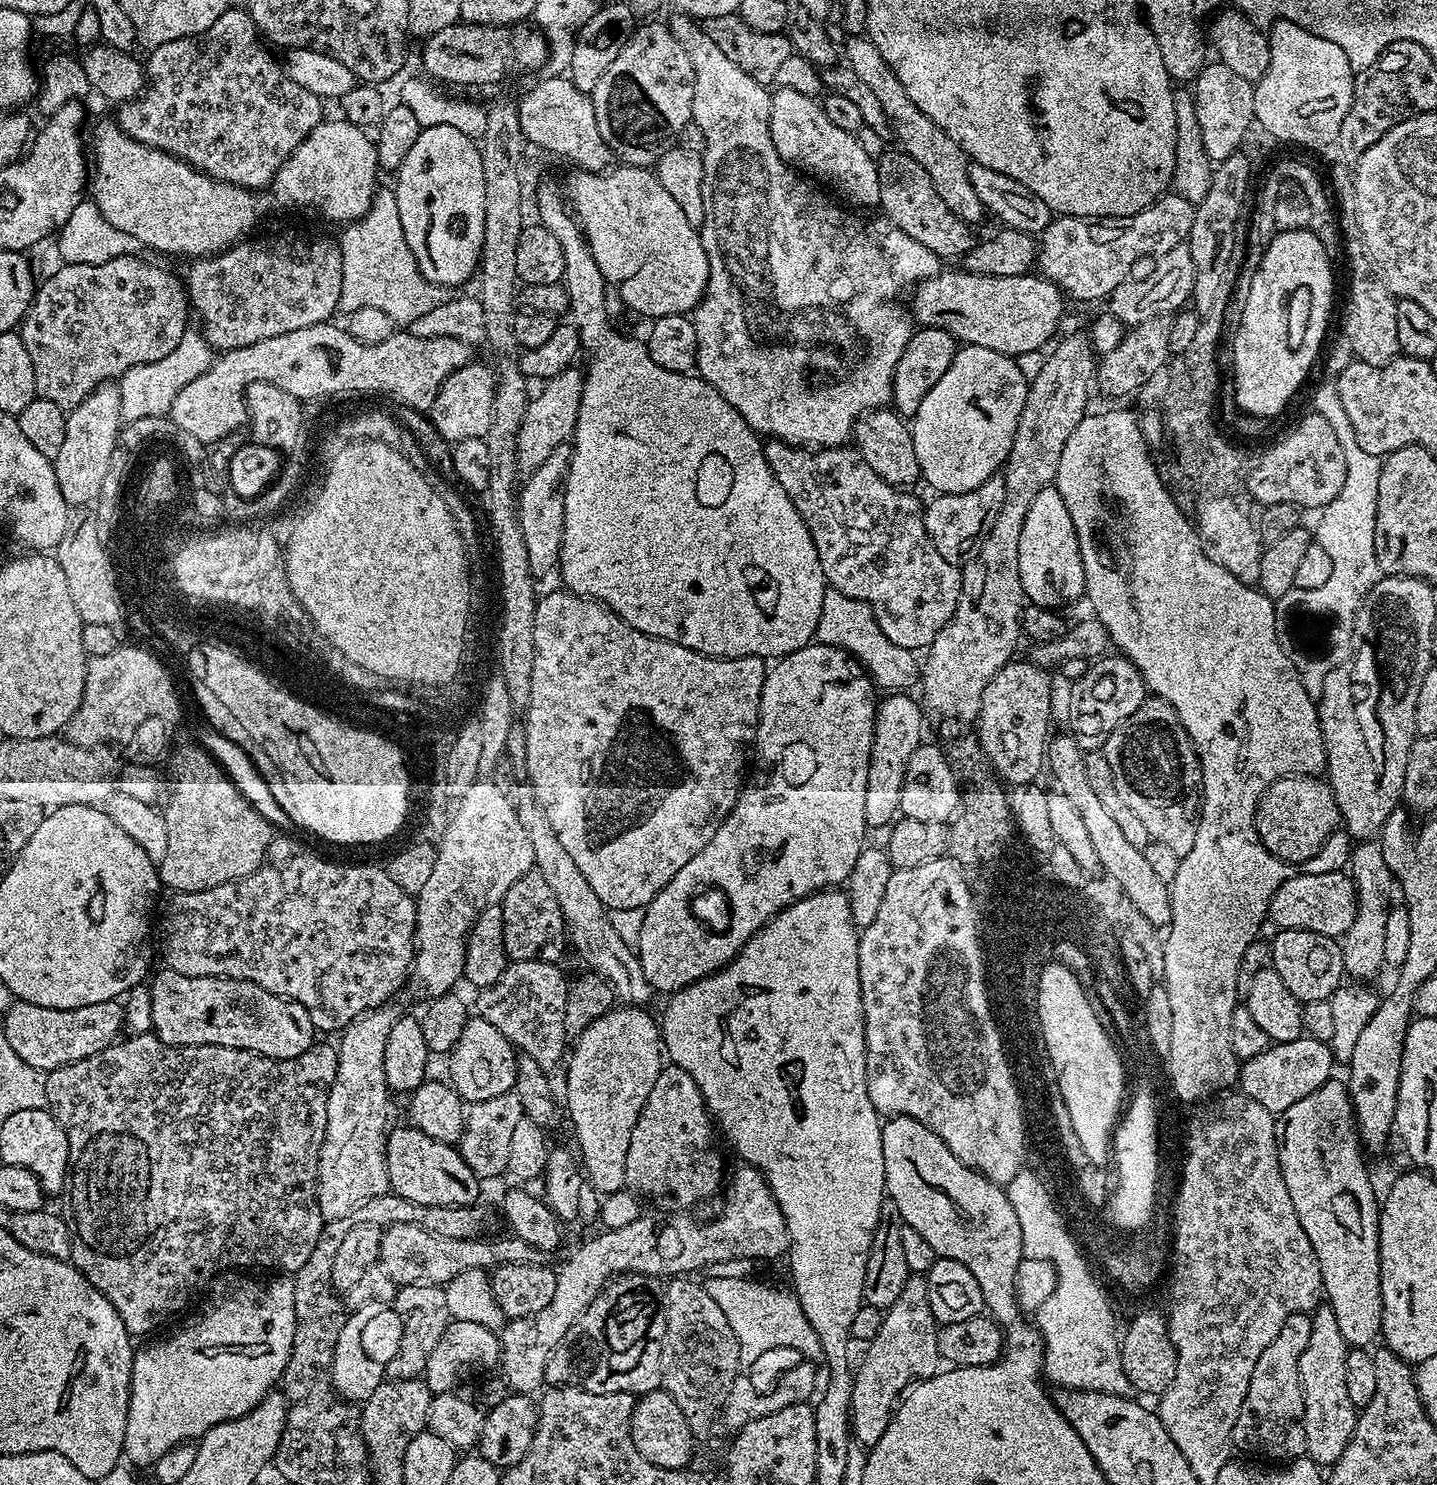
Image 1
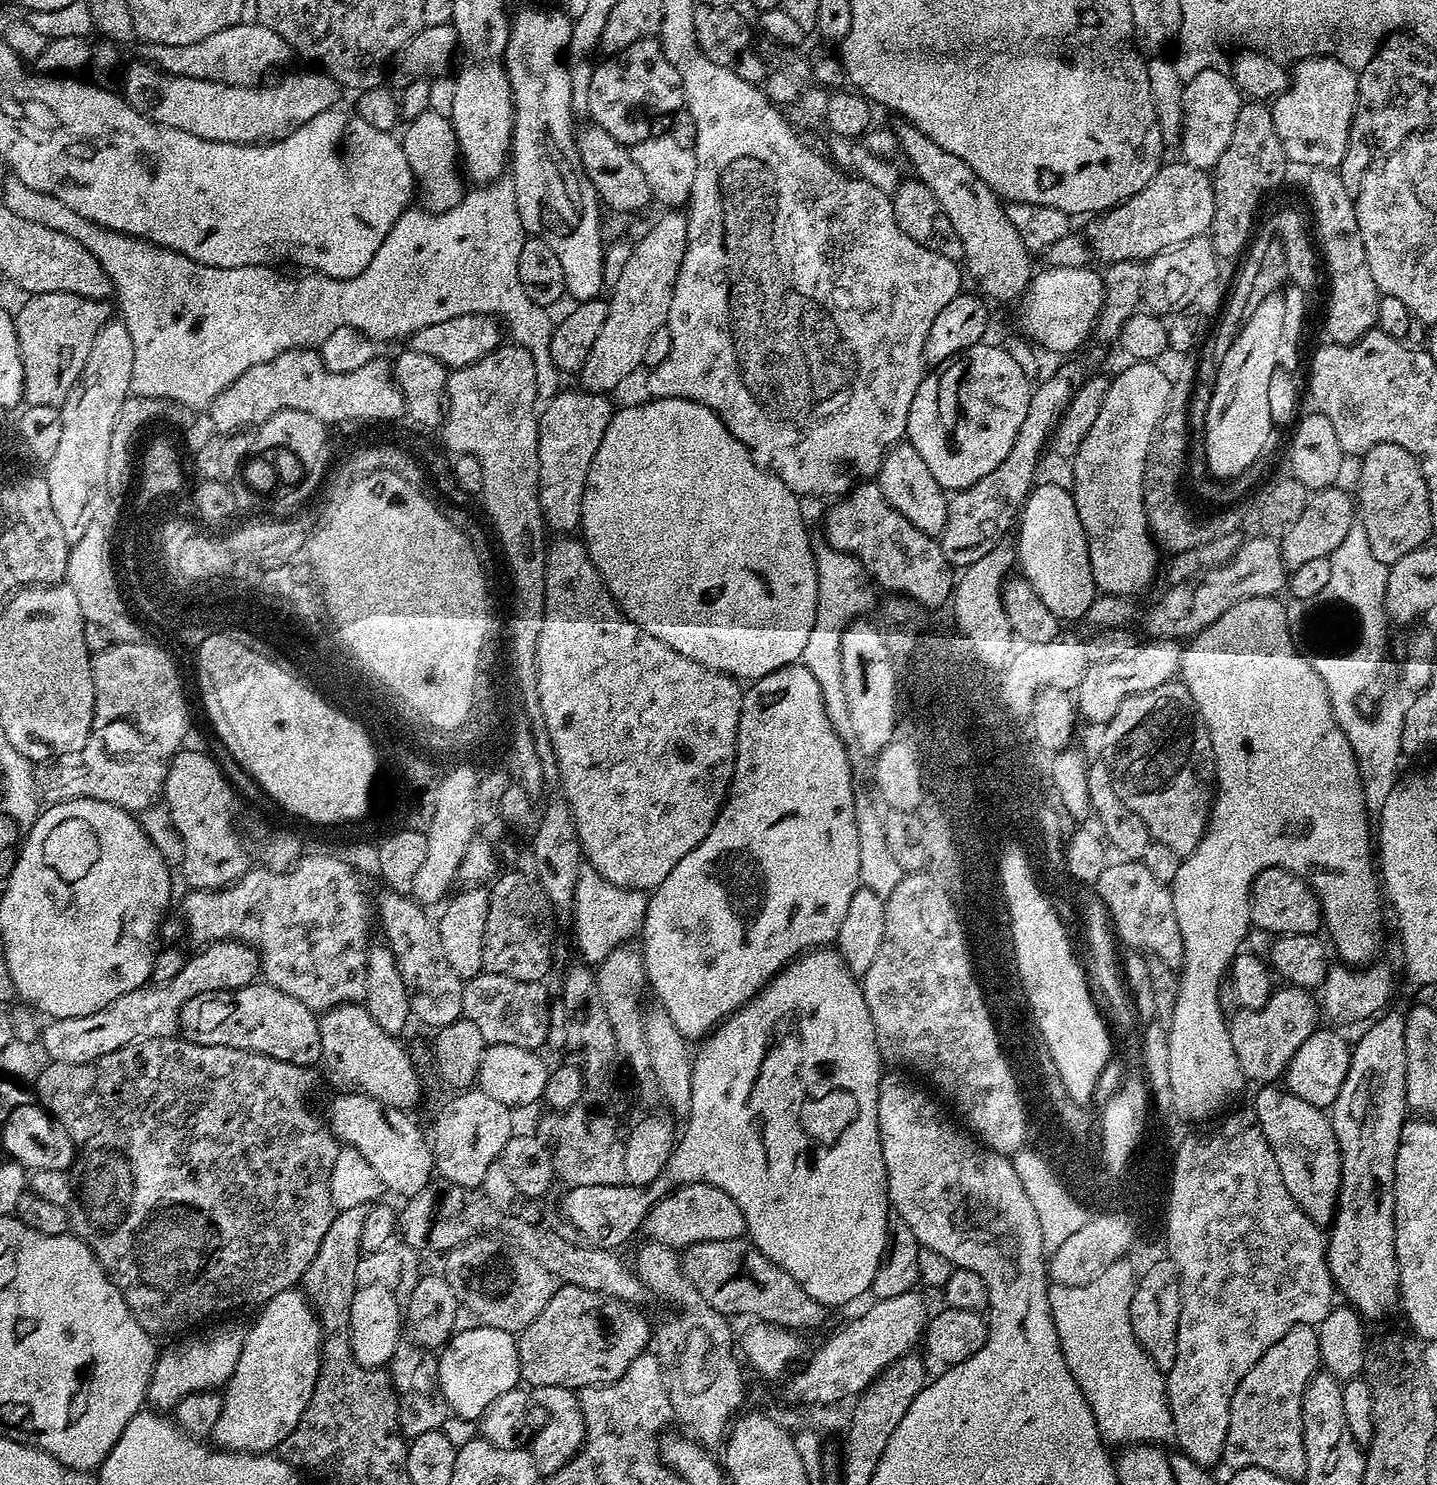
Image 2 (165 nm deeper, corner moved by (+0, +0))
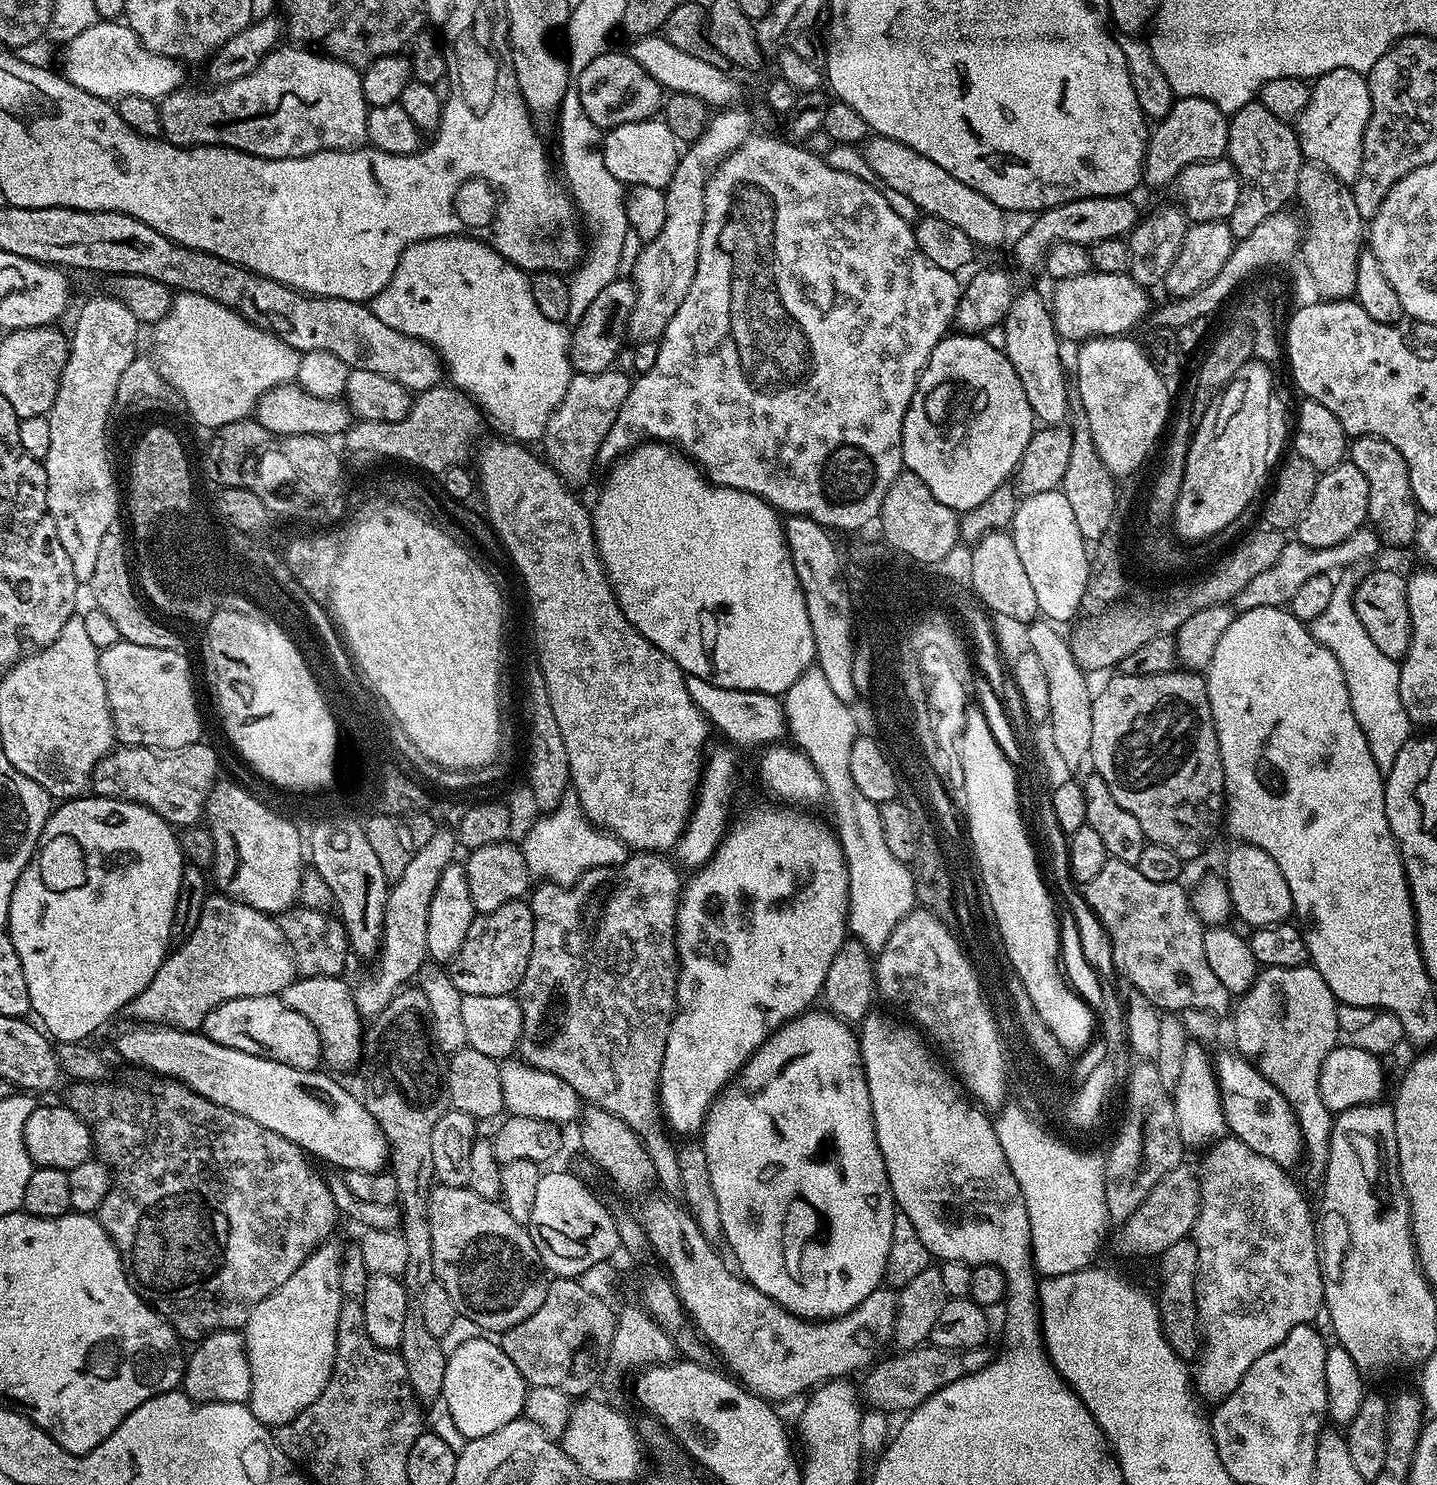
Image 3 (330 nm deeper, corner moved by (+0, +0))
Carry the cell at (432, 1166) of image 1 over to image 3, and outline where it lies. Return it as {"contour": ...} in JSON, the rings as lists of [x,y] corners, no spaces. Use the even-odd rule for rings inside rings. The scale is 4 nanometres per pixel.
{"contour":[[[132,1026],[116,1040],[124,1060],[141,1064],[157,1077],[179,1080],[190,1090],[202,1094],[218,1106],[226,1106],[246,1118],[282,1134],[304,1149],[309,1157],[333,1164],[333,1169],[378,1173],[389,1163],[388,1143],[374,1114],[366,1110],[363,1099],[347,1092],[324,1070],[298,1070],[270,1058],[246,1054],[230,1046],[218,1046],[199,1031],[183,1032],[163,1026]]]}

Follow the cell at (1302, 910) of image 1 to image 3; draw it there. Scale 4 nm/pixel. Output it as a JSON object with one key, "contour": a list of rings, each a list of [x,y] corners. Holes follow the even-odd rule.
{"contour":[[[1236,842],[1233,845],[1222,871],[1222,879],[1228,886],[1228,897],[1232,899],[1233,913],[1252,924],[1253,929],[1285,923],[1293,915],[1292,899],[1290,886],[1286,886],[1286,878],[1282,878],[1282,870],[1278,870],[1278,862],[1274,862],[1266,850],[1253,844]]]}

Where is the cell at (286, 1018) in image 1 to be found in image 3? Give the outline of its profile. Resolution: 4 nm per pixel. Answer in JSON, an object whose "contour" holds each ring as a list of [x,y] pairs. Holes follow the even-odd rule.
{"contour":[[[251,996],[222,1002],[222,1006],[206,1014],[202,1034],[218,1042],[218,1046],[230,1046],[246,1054],[270,1058],[298,1070],[310,1072],[322,1064],[318,1030],[314,1030],[310,1018],[298,1014],[298,1010],[290,1010],[279,996]]]}

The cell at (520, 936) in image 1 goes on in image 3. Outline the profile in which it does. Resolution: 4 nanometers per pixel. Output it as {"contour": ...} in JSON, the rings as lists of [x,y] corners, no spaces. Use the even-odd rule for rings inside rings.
{"contour":[[[523,899],[508,901],[493,912],[477,915],[470,930],[466,930],[466,942],[462,942],[458,954],[447,961],[446,971],[461,996],[511,996],[519,989],[522,974],[526,974],[533,946],[534,916],[531,903]]]}

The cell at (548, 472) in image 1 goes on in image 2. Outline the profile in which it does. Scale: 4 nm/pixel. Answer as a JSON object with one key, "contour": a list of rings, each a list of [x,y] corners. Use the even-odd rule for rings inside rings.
{"contour":[[[561,390],[547,401],[538,419],[538,474],[540,475],[540,509],[545,525],[556,534],[572,534],[580,527],[582,494],[586,486],[586,474],[594,454],[606,434],[606,426],[612,421],[614,404],[607,395],[599,392]]]}

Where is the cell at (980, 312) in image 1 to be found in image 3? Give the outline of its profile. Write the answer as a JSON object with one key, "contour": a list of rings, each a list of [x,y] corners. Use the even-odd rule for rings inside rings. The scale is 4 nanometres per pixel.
{"contour":[[[1095,270],[1059,281],[1054,319],[1056,332],[1065,341],[1083,342],[1098,336],[1123,336],[1135,324],[1143,325],[1150,311],[1149,293],[1128,273],[1106,274]]]}

